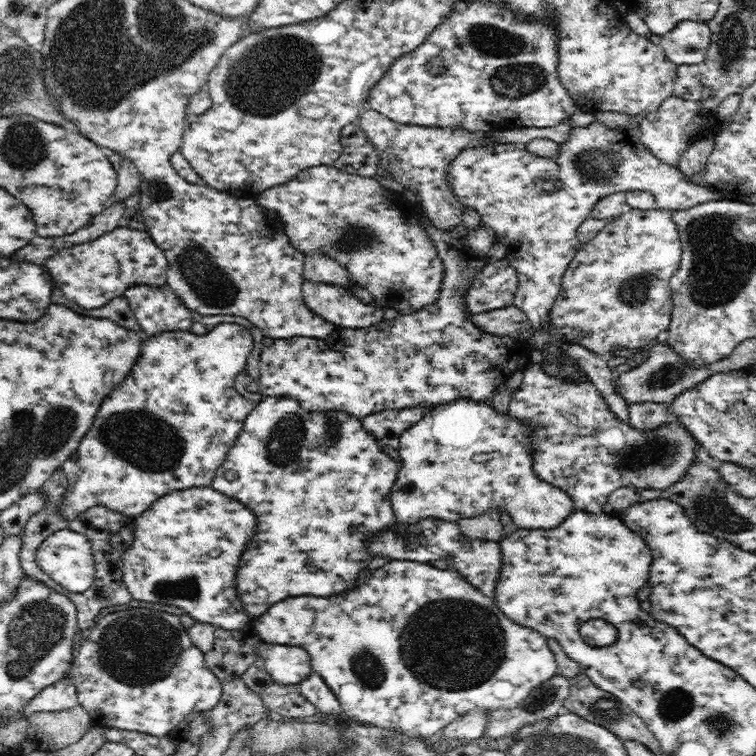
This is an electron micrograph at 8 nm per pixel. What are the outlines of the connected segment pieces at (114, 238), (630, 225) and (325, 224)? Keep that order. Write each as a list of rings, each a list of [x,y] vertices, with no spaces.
[[[117,227],[115,230],[84,244],[66,247],[55,252],[44,266],[49,270],[64,296],[78,306],[90,310],[123,296],[134,286],[164,286],[167,284],[168,261],[148,232]]]
[[[631,208],[606,224],[593,240],[580,248],[564,273],[563,287],[550,309],[552,332],[547,332],[547,328],[534,330],[530,336],[534,348],[542,349],[546,343],[559,344],[557,340],[561,337],[564,342],[587,347],[607,361],[618,346],[636,349],[653,344],[658,334],[670,324],[673,300],[669,282],[681,261],[682,246],[672,213],[666,209]]]
[[[334,166],[304,168],[286,184],[268,188],[254,200],[278,214],[281,222],[286,224],[286,237],[302,254],[322,253],[346,267],[352,284],[367,288],[374,295],[374,305],[392,307],[405,315],[437,299],[445,268],[435,243],[420,223],[422,210],[404,198],[403,193],[384,188],[375,177],[348,174]]]

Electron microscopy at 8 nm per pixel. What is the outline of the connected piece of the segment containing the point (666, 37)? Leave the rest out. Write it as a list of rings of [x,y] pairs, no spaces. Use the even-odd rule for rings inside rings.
[[[682,20],[670,32],[662,35],[660,45],[674,64],[693,65],[706,58],[711,36],[706,22]]]

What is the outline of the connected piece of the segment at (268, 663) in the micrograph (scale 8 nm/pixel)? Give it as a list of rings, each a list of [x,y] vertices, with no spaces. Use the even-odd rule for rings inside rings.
[[[262,642],[258,655],[272,679],[280,684],[298,685],[313,671],[308,652],[298,646]]]

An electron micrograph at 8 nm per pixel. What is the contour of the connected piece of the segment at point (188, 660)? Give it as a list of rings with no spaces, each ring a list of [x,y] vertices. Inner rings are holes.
[[[129,608],[122,612],[112,612],[112,614],[104,616],[89,630],[89,635],[87,635],[82,646],[80,646],[78,656],[73,660],[69,674],[72,677],[72,683],[76,685],[78,702],[90,714],[92,725],[124,731],[136,731],[152,736],[168,735],[170,731],[177,728],[178,724],[184,721],[186,716],[212,710],[218,704],[222,694],[222,683],[220,679],[206,665],[205,654],[192,643],[189,632],[182,626],[180,618],[174,616],[174,614],[168,614],[168,612],[160,612],[160,610],[150,610],[148,608]]]

